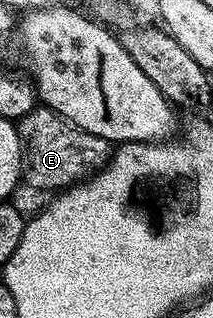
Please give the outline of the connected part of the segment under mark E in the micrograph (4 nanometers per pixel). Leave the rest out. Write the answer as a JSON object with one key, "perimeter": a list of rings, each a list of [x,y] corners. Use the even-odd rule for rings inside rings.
{"perimeter":[[[44,106],[16,121],[17,132],[23,141],[23,180],[33,188],[42,188],[48,194],[64,190],[105,167],[111,159],[110,141],[95,134],[87,134],[79,126],[64,120],[58,112]]]}

